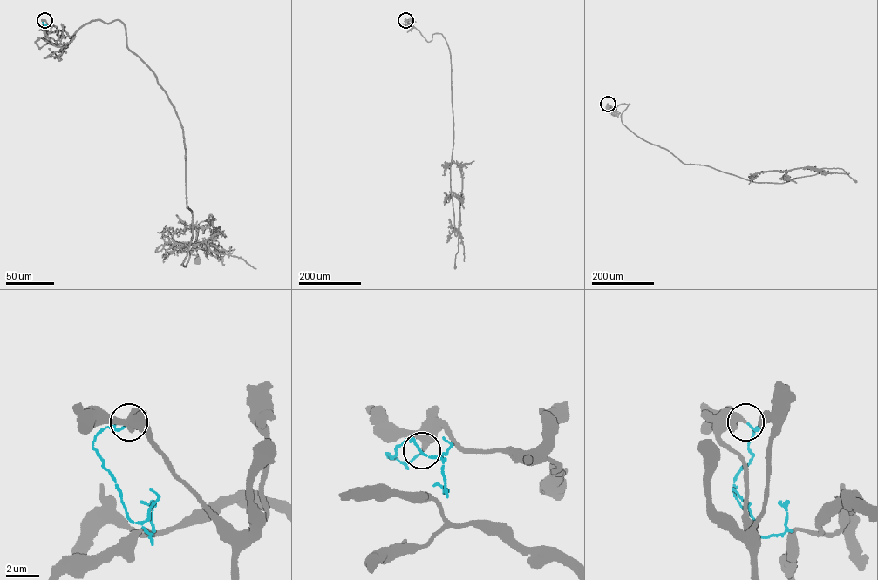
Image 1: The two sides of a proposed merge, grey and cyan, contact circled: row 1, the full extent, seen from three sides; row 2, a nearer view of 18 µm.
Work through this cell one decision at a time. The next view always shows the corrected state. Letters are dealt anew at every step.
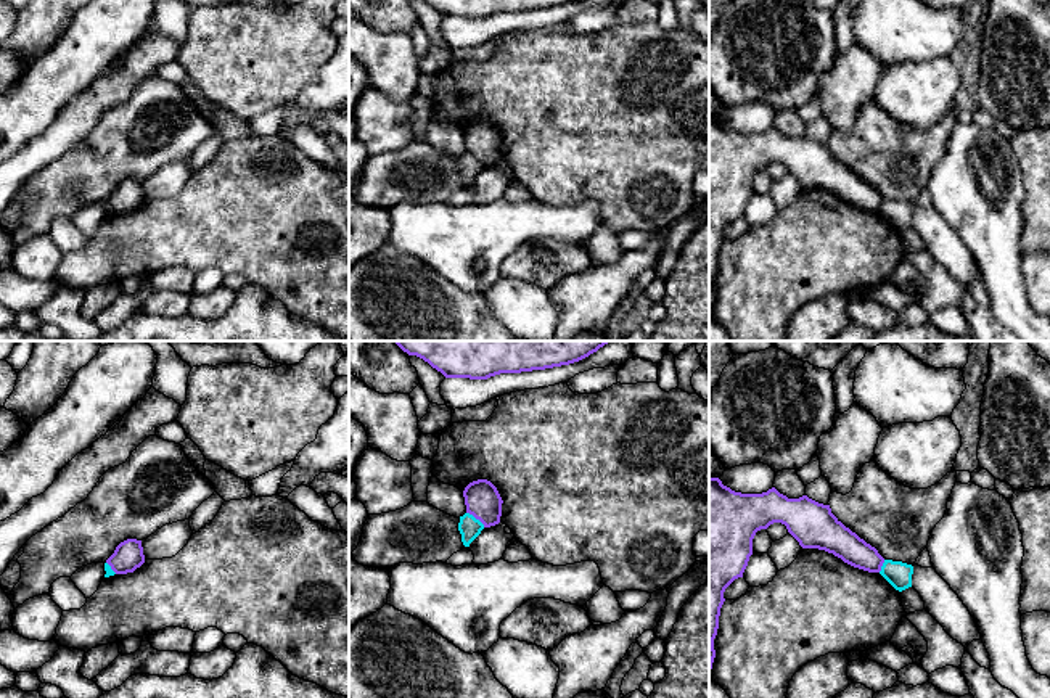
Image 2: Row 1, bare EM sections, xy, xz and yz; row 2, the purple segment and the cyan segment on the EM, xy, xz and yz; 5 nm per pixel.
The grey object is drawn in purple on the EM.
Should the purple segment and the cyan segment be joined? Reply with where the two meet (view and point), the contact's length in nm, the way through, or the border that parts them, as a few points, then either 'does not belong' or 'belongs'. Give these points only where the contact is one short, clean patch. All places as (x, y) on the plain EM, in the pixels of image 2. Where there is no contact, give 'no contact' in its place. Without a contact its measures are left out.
xz (476, 158) | 120 nm | along xz (467, 151), (484, 166) | does not belong

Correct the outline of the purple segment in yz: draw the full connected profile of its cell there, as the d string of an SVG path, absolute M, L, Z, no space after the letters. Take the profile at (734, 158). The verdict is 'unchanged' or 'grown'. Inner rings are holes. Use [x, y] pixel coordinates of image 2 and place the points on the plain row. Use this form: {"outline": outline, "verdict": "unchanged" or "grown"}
{"outline": "M709 116L709 317L724 232L743 217L756 172L773 162L785 164L802 188L825 190L854 207L880 212L884 203L875 187L831 153L830 145L807 135L788 138L775 127L741 133Z", "verdict": "unchanged"}

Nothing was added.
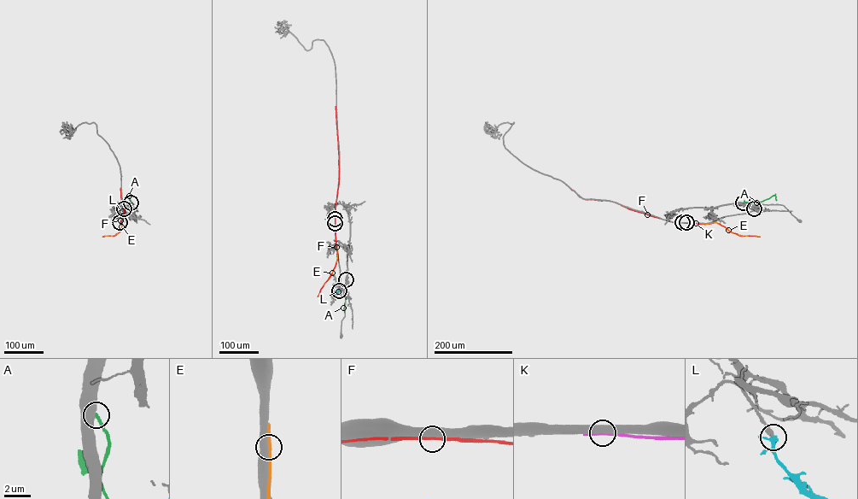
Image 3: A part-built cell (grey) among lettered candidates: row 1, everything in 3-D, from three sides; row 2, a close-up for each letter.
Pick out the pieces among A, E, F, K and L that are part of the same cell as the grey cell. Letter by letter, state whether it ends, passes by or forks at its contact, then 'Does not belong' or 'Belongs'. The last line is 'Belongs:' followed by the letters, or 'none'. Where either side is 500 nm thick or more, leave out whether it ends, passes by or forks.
A: Does not belong
E: Does not belong
F: Does not belong
K: Does not belong
L: It passes by. Belongs
Belongs: L

